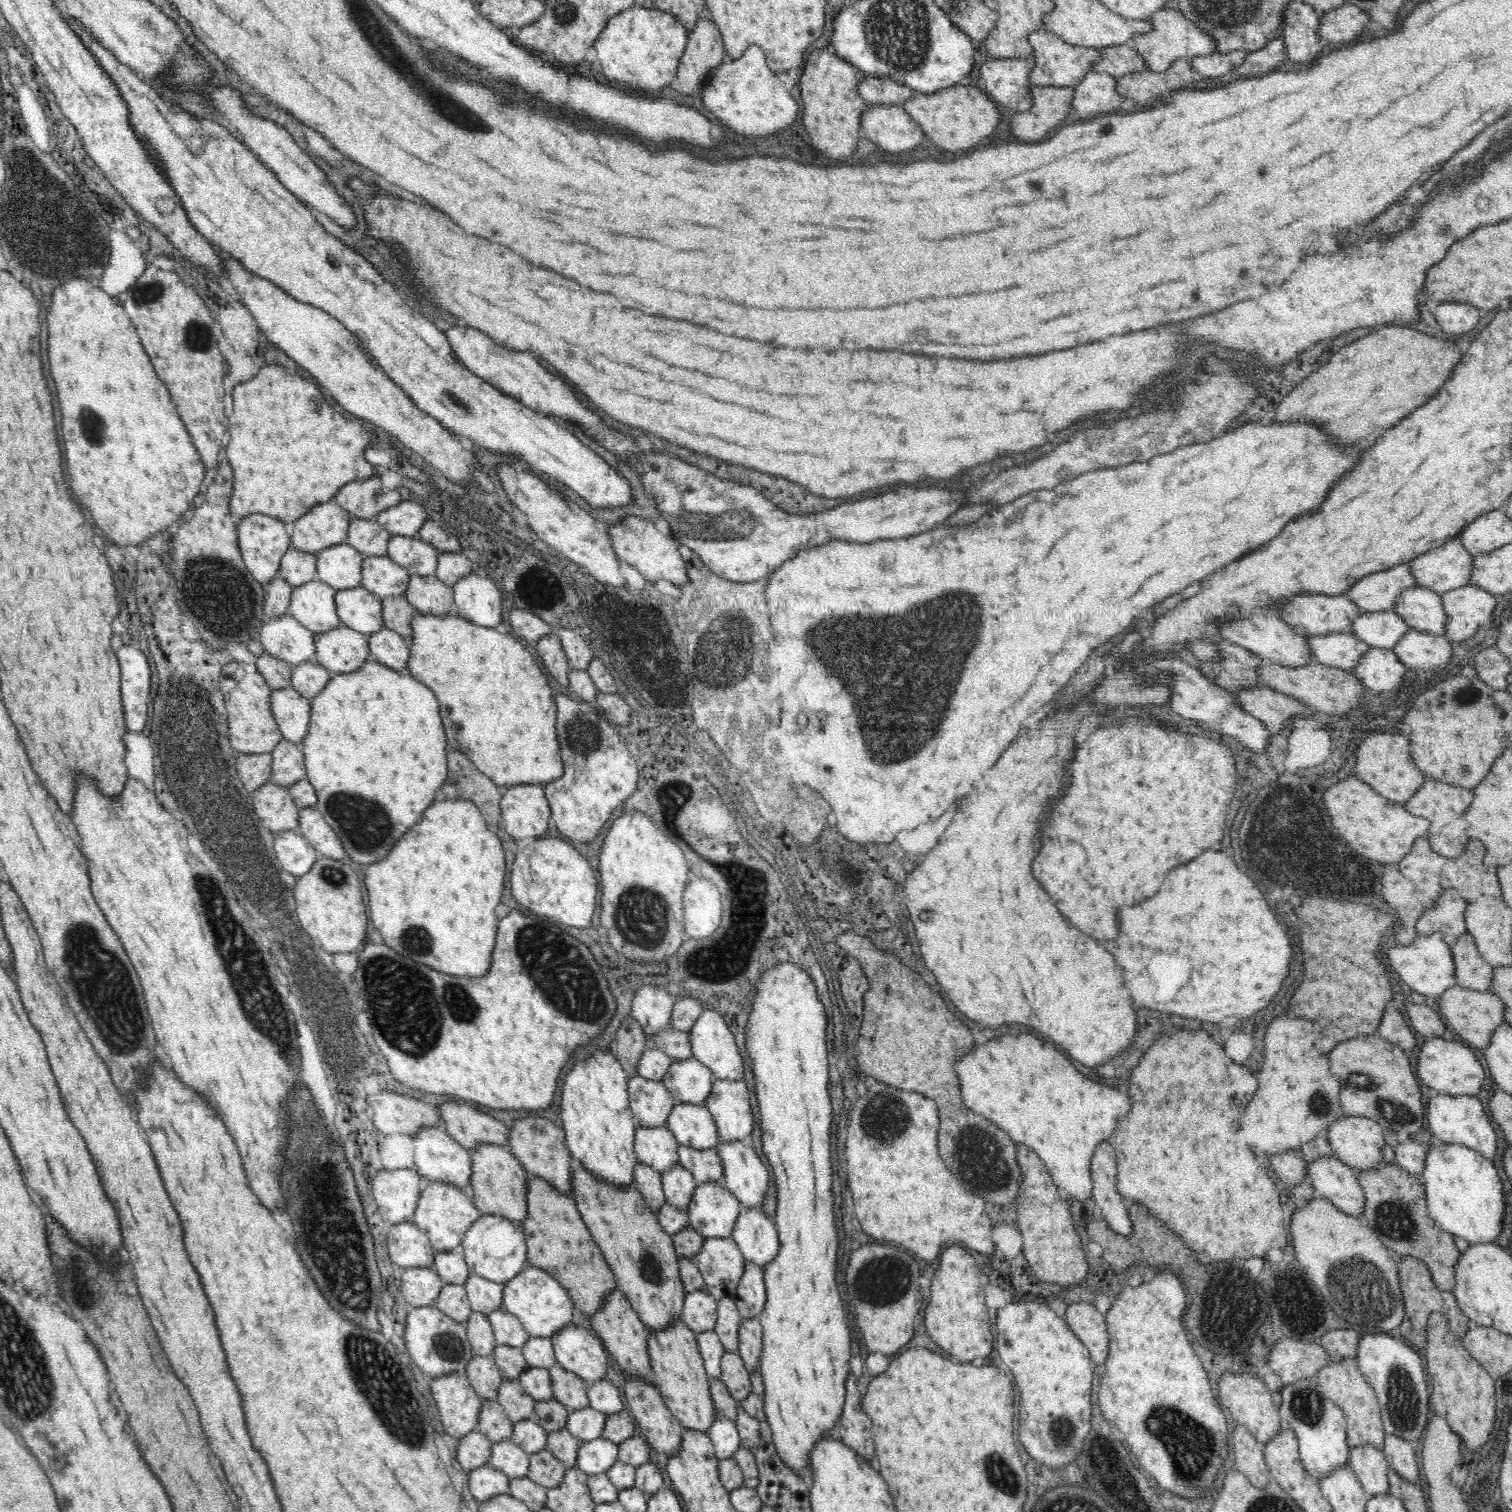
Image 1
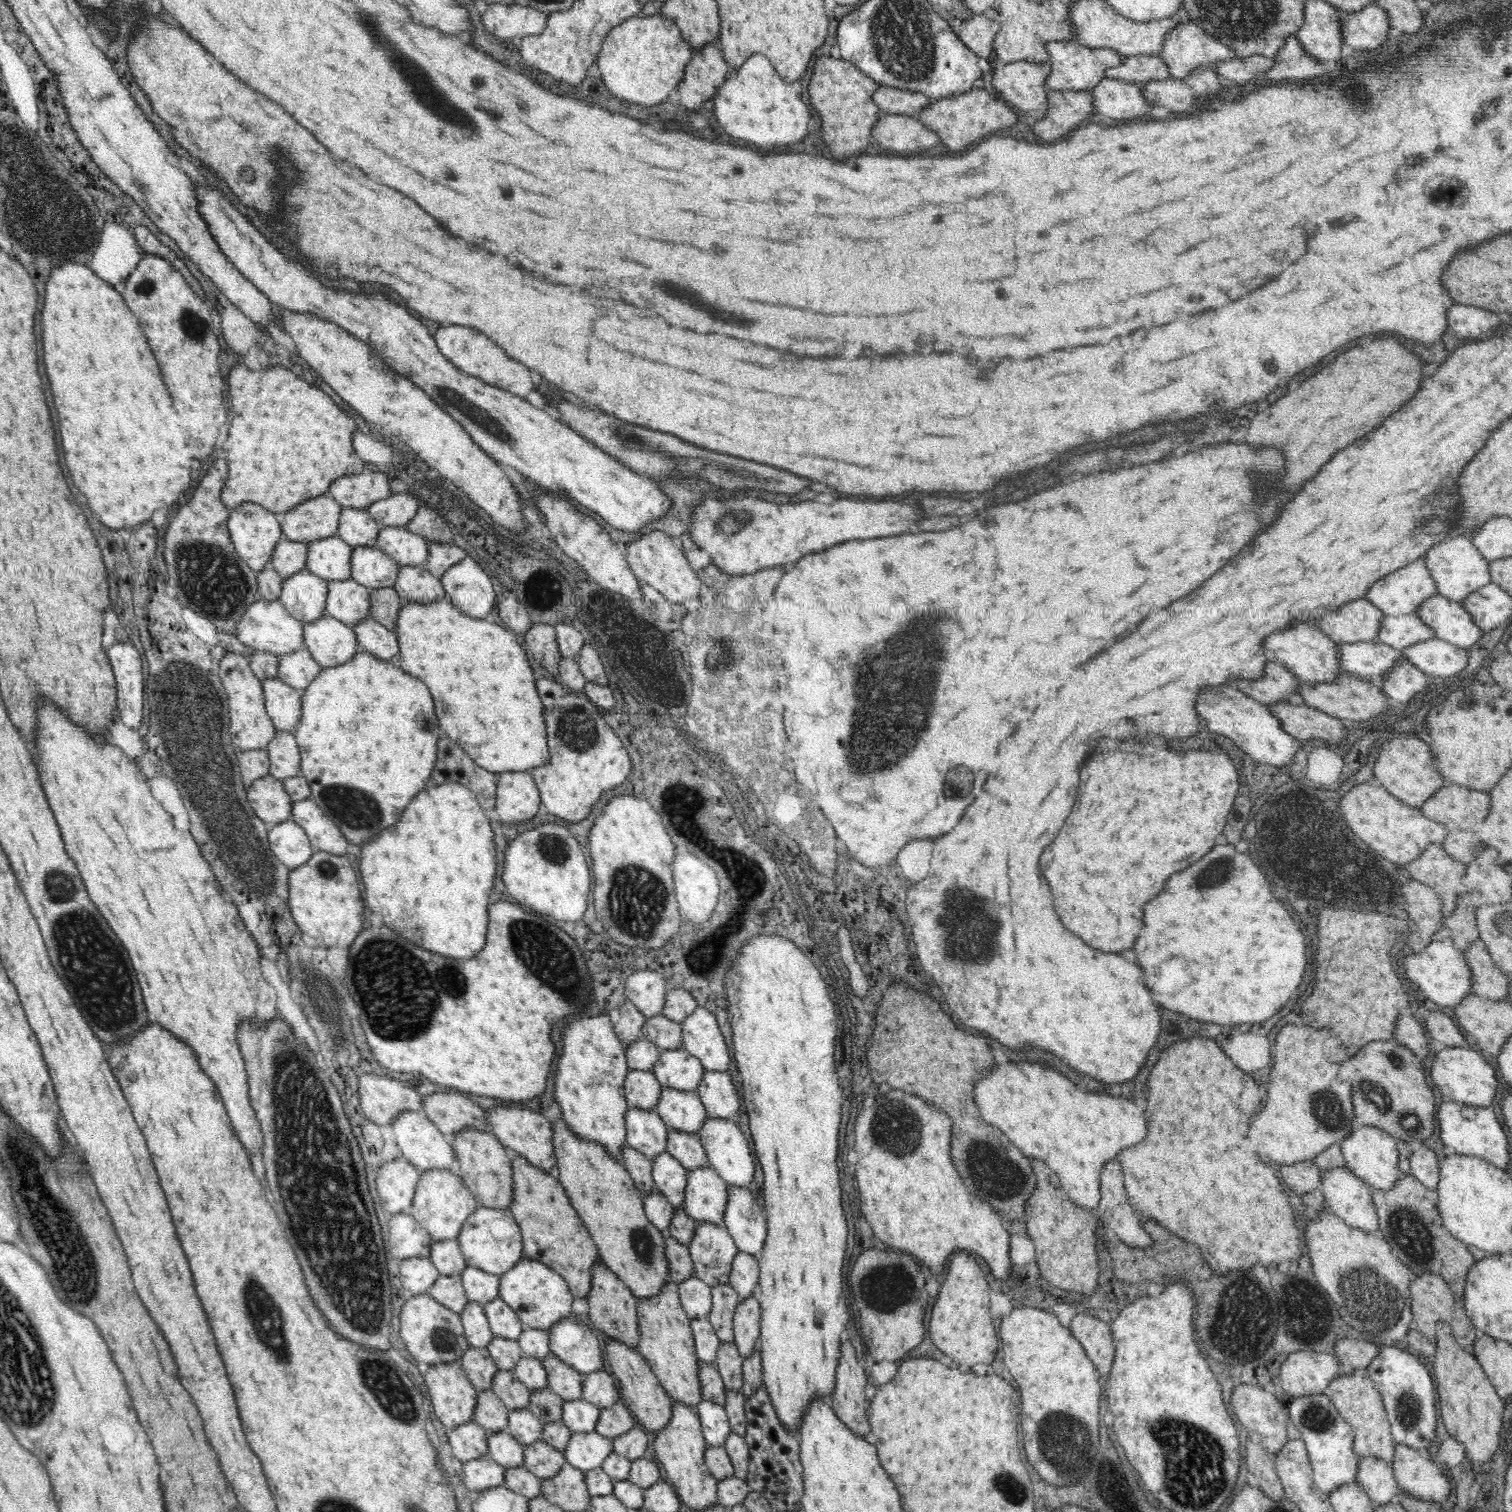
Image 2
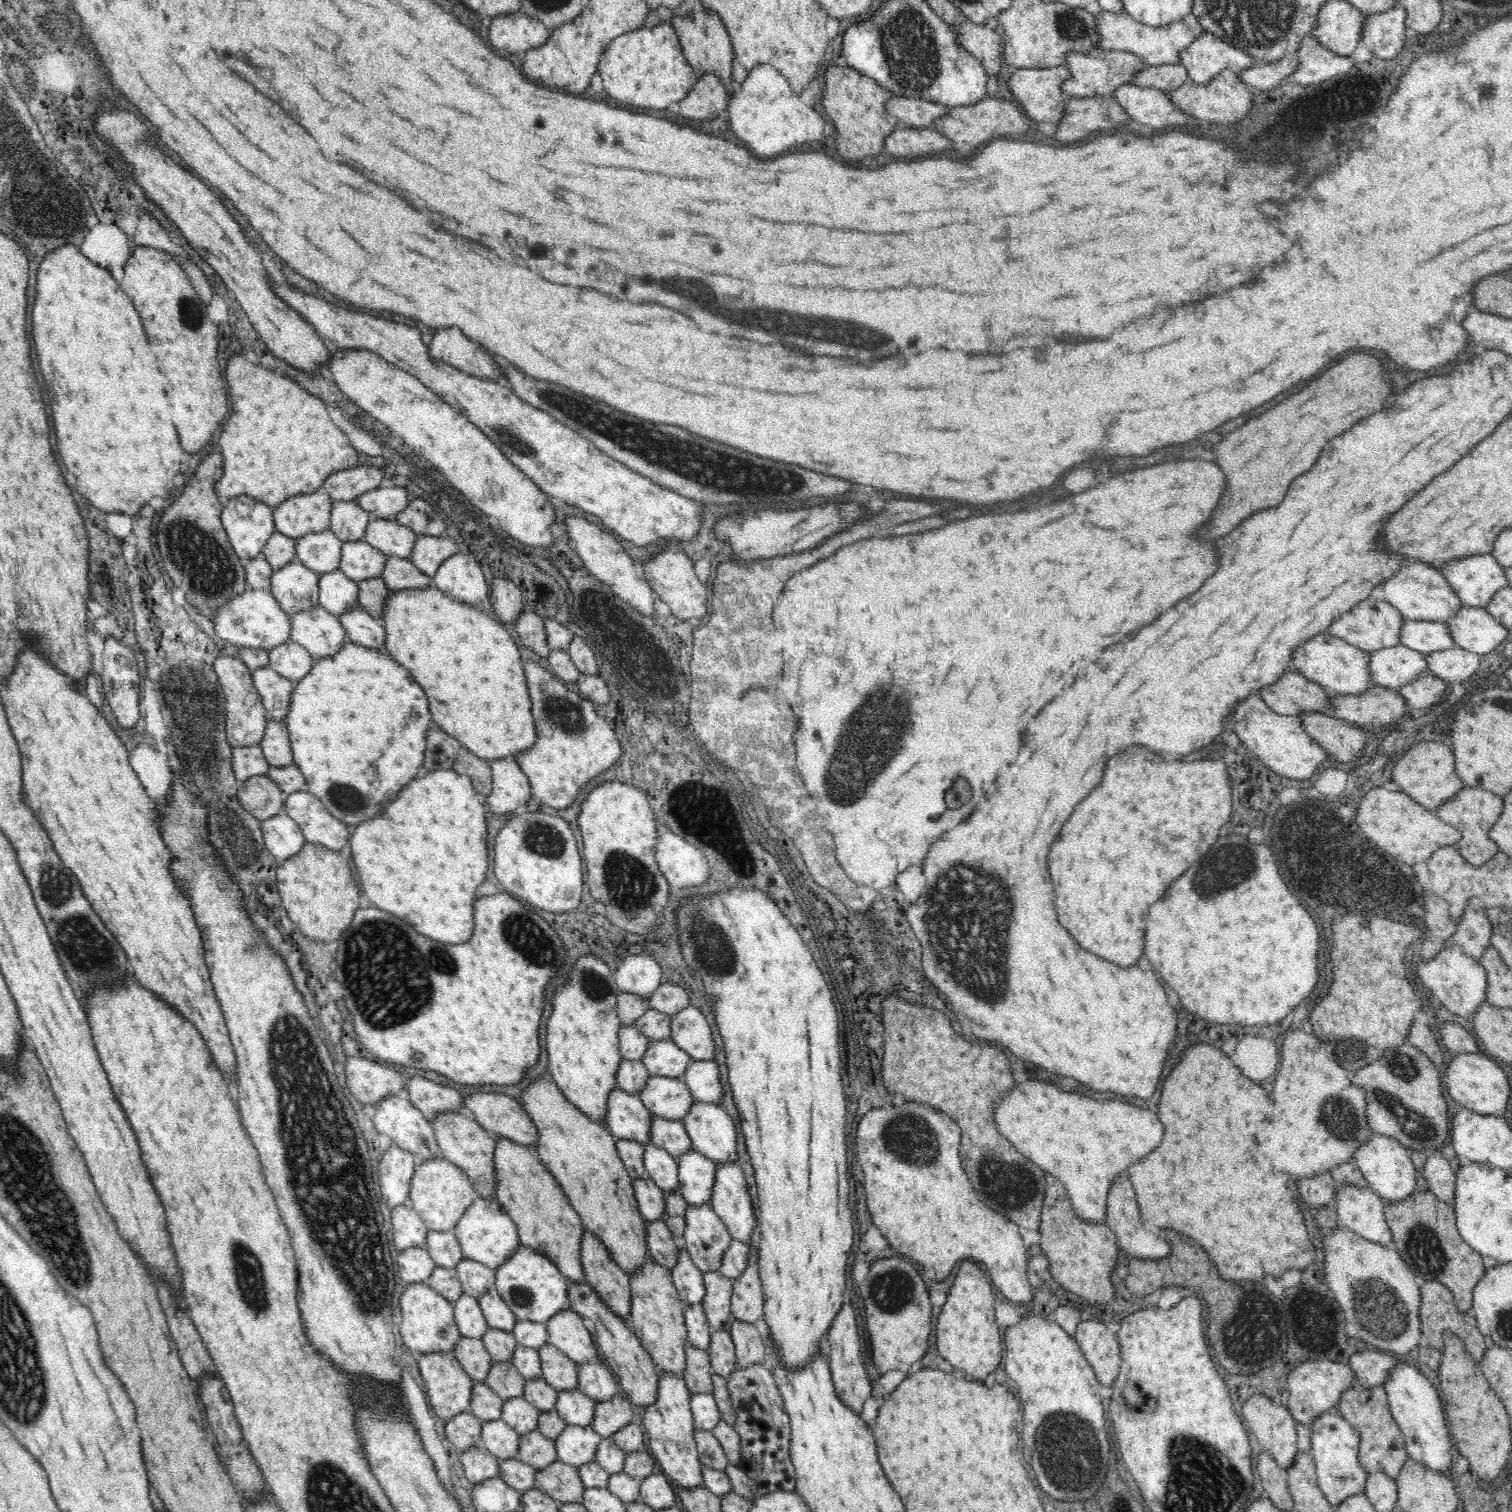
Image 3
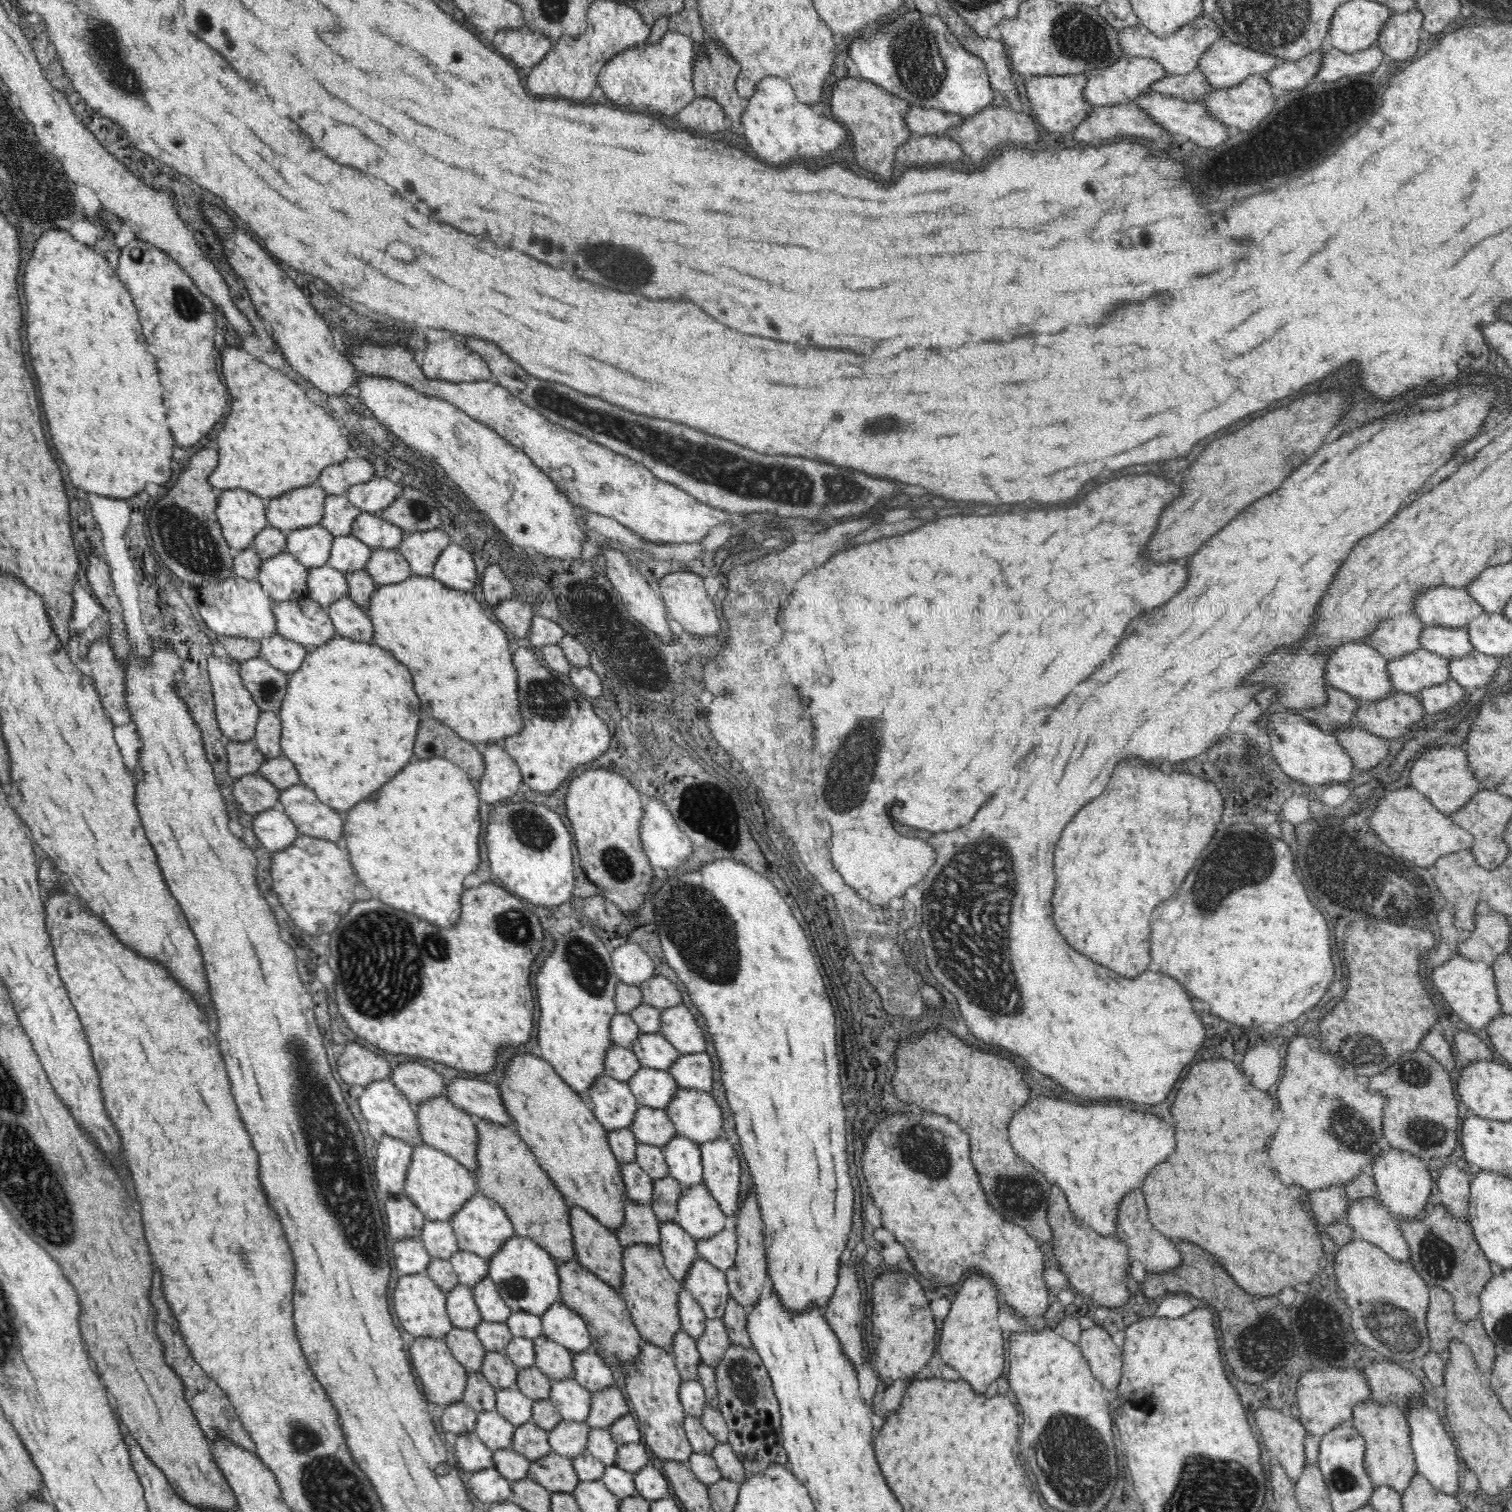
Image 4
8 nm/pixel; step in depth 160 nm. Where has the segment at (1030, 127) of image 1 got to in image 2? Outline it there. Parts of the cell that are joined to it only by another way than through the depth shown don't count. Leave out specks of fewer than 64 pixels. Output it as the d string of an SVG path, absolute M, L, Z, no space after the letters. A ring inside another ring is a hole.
M1047 89L1049 107L1047 115L1033 126L1036 136L1043 142L1055 142L1068 137L1078 124L1095 112L1090 91Z

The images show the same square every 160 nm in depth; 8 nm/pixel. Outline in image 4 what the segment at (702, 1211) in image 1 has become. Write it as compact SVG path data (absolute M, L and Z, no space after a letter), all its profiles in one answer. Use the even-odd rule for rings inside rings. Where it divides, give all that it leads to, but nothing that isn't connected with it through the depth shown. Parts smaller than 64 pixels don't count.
M676 1134L662 1147L662 1150L669 1174L680 1182L682 1188L688 1188L703 1182L701 1151L697 1143L686 1136Z

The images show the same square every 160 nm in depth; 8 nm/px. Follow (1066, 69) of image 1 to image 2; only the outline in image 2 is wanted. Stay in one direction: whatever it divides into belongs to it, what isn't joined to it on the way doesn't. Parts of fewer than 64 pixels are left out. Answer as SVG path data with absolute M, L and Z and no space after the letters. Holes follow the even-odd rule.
M1074 40L1065 43L1051 42L1046 47L1049 52L1048 62L1051 65L1051 73L1045 84L1048 89L1057 91L1090 91L1101 80L1108 78L1109 68L1119 67L1123 63L1123 56L1111 48L1085 47Z

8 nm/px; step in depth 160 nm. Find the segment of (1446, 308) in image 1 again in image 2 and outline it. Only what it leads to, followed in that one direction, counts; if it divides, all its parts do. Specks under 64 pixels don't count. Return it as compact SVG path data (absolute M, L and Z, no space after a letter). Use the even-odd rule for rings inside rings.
M1452 306L1447 312L1448 326L1451 332L1454 332L1458 338L1469 339L1470 341L1484 339L1487 336L1492 336L1496 330L1502 330L1498 328L1500 324L1496 324L1496 320L1504 320L1504 318L1493 315L1492 312L1486 312L1486 310L1480 310L1480 308L1474 308L1474 306Z

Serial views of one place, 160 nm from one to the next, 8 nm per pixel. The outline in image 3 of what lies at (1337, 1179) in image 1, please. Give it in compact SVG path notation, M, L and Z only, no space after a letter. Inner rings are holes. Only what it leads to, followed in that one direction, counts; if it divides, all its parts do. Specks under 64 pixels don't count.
M1340 1188L1334 1198L1340 1224L1374 1244L1396 1248L1385 1218L1386 1202L1369 1188Z

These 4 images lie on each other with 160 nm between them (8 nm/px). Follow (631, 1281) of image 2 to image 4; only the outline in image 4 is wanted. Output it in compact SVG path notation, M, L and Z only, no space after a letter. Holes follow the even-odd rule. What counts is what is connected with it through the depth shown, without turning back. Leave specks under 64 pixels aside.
M529 1052L513 1054L506 1062L498 1083L500 1099L506 1113L515 1122L514 1129L531 1149L557 1190L564 1195L566 1204L575 1204L595 1216L606 1228L615 1233L622 1224L624 1200L627 1193L619 1173L619 1160L611 1152L607 1131L595 1118L594 1112L584 1104L578 1093L554 1070L542 1056Z

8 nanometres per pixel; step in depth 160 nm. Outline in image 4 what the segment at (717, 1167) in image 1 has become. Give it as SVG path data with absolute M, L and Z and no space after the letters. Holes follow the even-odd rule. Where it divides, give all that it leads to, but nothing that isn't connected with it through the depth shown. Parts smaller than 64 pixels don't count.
M637 1105L630 1130L638 1142L660 1148L677 1134L664 1109L652 1109L642 1105Z

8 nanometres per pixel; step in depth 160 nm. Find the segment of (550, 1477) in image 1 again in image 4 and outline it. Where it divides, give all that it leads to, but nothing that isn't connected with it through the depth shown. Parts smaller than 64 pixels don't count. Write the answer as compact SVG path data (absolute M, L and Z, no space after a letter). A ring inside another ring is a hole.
M533 1420L514 1428L511 1446L529 1461L538 1460L551 1450L548 1432L540 1428Z

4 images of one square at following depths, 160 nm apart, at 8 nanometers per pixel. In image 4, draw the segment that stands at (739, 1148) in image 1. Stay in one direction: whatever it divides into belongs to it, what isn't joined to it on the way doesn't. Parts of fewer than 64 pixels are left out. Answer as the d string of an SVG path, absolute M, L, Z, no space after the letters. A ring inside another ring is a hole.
M679 1087L666 1106L667 1108L664 1110L669 1120L674 1124L677 1134L688 1137L699 1146L714 1141L724 1134L721 1110L709 1092Z

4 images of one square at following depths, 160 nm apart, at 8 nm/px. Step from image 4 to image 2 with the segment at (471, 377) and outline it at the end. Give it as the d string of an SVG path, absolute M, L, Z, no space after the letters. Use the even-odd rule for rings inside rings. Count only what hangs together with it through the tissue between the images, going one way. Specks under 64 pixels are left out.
M443 324L438 327L433 337L444 358L466 374L521 397L534 390L531 370L524 364L510 358L502 348L492 342L484 333L476 332L474 328Z

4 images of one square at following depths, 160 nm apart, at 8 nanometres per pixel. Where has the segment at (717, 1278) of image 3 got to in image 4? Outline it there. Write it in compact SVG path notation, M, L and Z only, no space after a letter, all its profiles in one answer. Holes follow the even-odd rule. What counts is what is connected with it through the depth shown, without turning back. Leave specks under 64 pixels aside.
M696 1258L681 1283L700 1303L707 1318L721 1319L724 1316L729 1296L725 1271L718 1270L706 1260Z

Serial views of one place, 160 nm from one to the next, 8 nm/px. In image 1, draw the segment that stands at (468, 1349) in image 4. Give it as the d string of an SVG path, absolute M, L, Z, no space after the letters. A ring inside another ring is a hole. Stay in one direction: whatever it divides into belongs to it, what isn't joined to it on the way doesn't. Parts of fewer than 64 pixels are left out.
M473 1355L464 1373L481 1400L497 1399L498 1386L503 1376L492 1355Z

